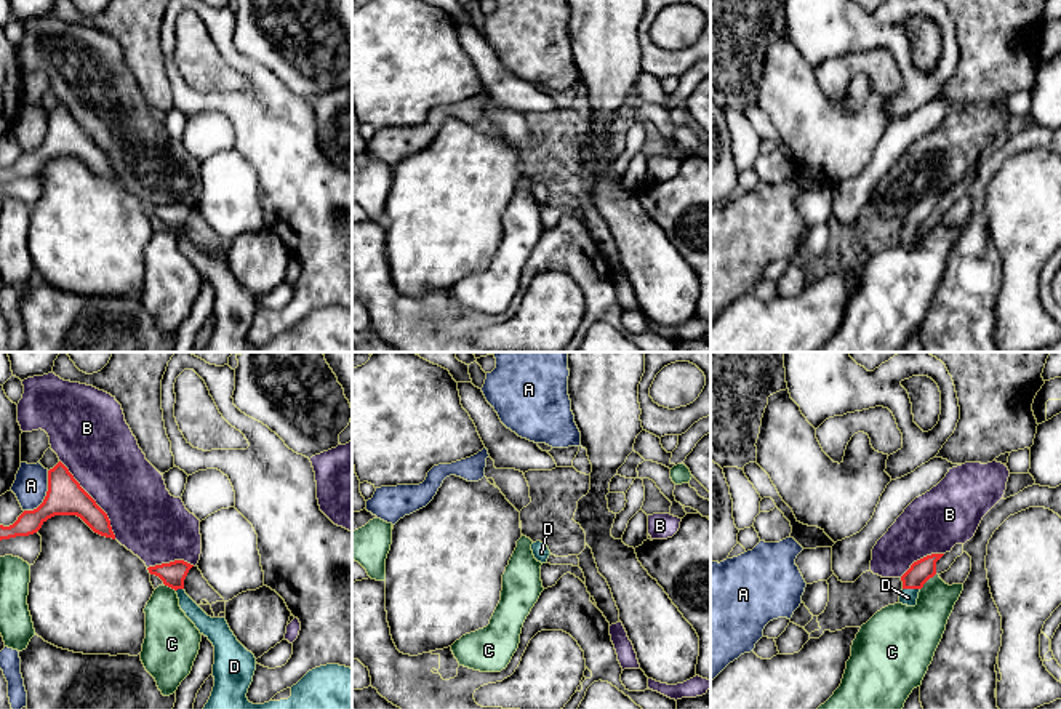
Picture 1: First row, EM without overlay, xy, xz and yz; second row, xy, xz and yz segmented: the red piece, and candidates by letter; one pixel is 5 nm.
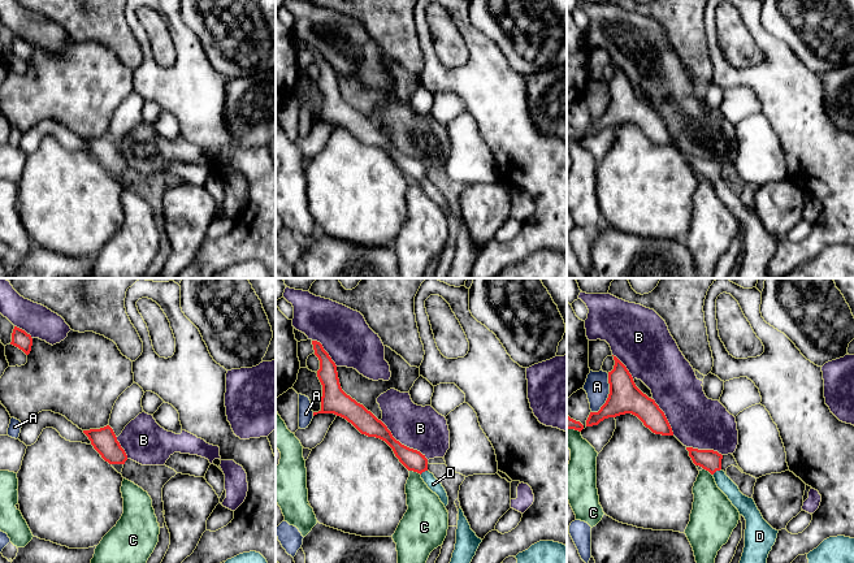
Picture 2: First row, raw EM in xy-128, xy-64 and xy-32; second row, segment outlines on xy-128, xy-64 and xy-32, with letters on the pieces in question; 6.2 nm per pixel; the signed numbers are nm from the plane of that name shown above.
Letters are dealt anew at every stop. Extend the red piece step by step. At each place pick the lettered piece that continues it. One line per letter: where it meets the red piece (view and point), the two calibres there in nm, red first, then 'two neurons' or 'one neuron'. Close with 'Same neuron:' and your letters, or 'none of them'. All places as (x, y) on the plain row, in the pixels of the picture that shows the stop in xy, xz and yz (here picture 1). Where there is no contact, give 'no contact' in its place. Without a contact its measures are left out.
A: contact xy (47, 136); calibres 190 and 170 nm; two neurons
B: contact xy (93, 141); calibres 190 and 360 nm; two neurons
C: contact yz (927, 221); calibres 110 and 240 nm; two neurons
D: contact yz (911, 229); calibres 110 and 80 nm; one neuron
Same neuron: D

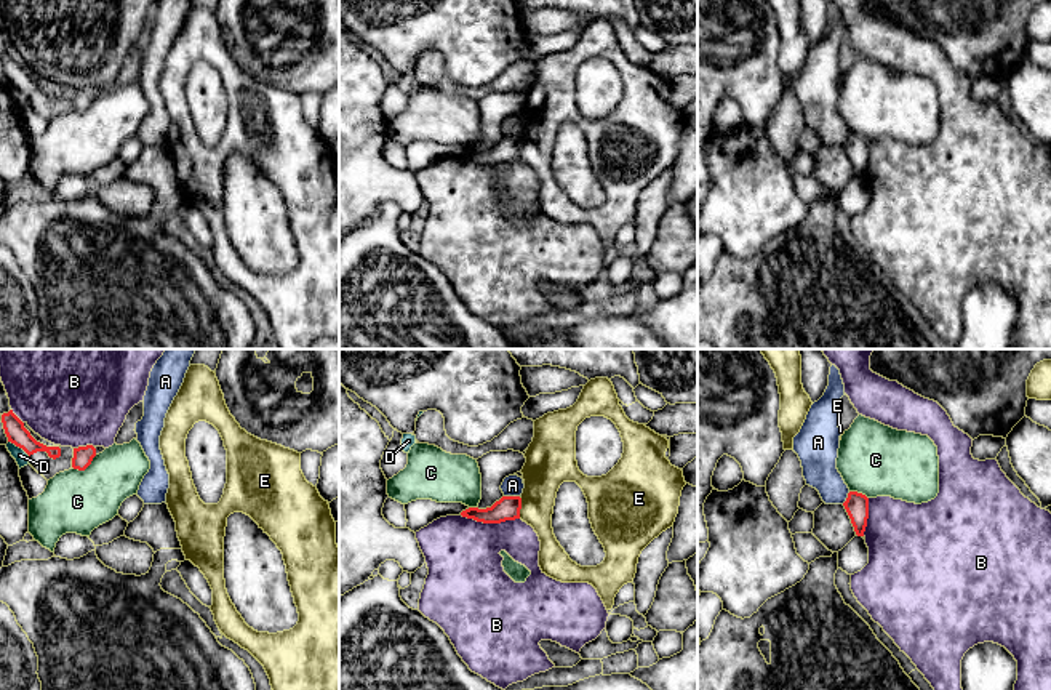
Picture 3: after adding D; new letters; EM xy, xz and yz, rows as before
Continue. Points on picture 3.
A: contact xz (512, 138); calibres 120 and 110 nm; two neurons
B: contact xz (490, 164); calibres 120 and 360 nm; two neurons
C: contact xy (85, 109); calibres 100 and 320 nm; two neurons
D: contact xy (19, 88); calibres 100 and 70 nm; two neurons
E: contact xz (520, 149); calibres 120 and 220 nm; two neurons
Same neuron: none of them

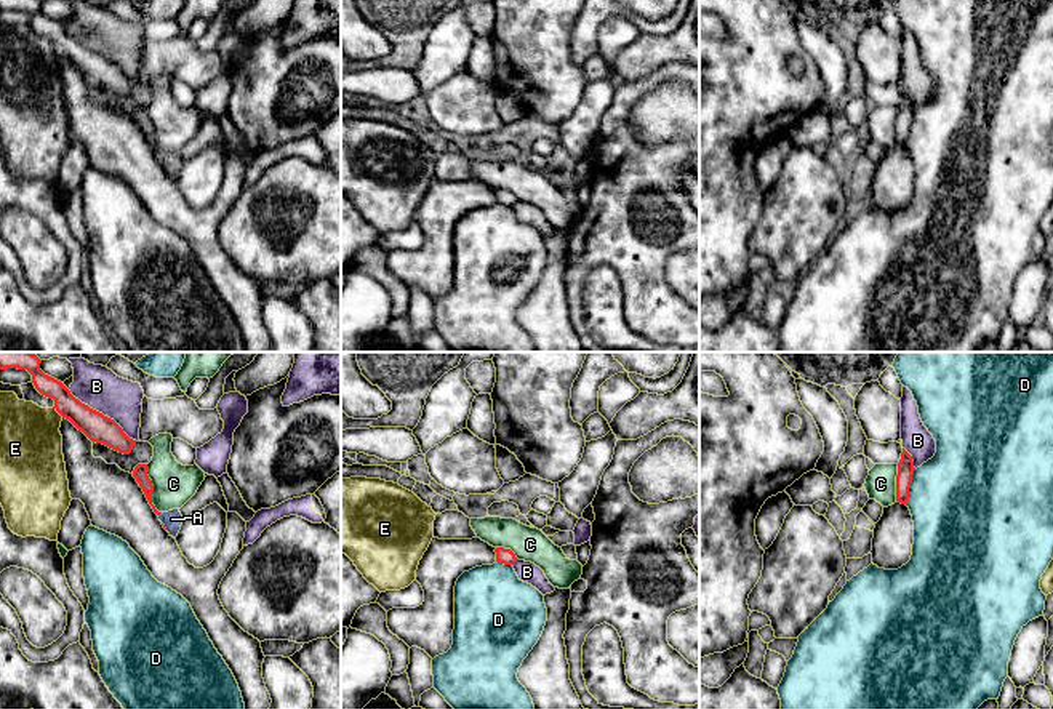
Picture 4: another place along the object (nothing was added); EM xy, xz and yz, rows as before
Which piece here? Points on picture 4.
A: contact xy (164, 167); calibres 20 and 90 nm; two neurons
B: contact xy (101, 55); calibres 140 and 220 nm; two neurons
C: contact xy (152, 130); calibres 70 and 200 nm; two neurons
D: contact yz (909, 128); calibres 80 and 500 nm; two neurons
E: contact xy (58, 53); calibres 140 and 320 nm; two neurons
Same neuron: none of them

